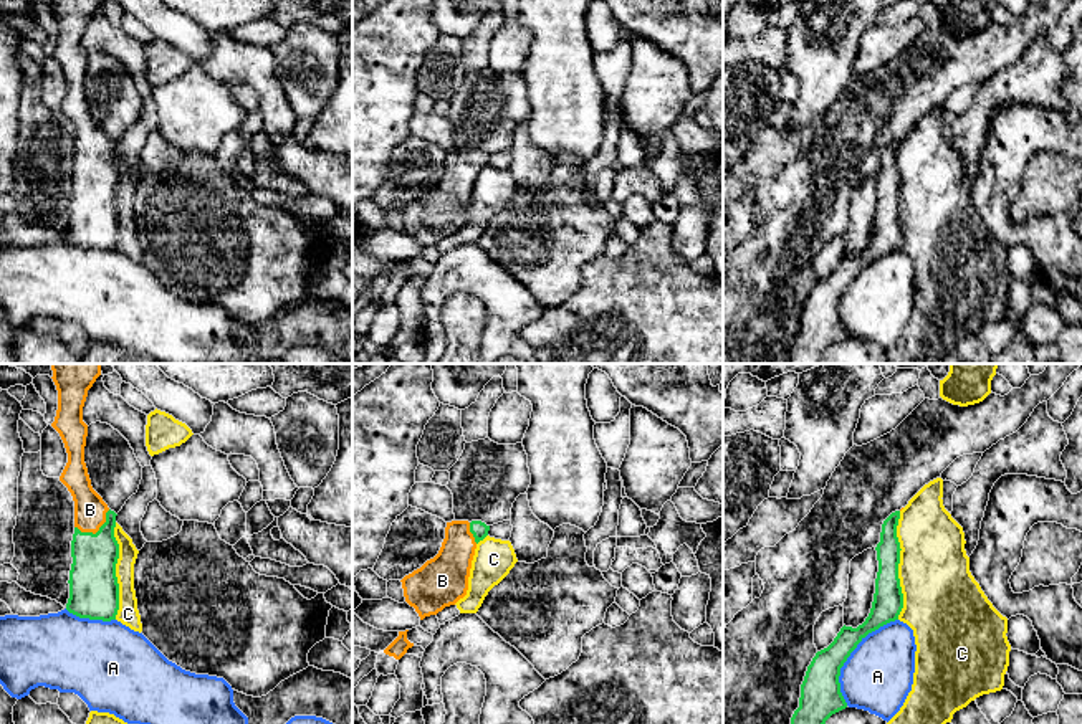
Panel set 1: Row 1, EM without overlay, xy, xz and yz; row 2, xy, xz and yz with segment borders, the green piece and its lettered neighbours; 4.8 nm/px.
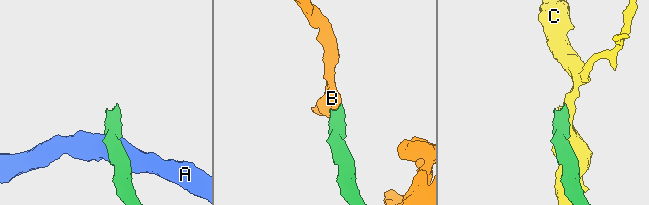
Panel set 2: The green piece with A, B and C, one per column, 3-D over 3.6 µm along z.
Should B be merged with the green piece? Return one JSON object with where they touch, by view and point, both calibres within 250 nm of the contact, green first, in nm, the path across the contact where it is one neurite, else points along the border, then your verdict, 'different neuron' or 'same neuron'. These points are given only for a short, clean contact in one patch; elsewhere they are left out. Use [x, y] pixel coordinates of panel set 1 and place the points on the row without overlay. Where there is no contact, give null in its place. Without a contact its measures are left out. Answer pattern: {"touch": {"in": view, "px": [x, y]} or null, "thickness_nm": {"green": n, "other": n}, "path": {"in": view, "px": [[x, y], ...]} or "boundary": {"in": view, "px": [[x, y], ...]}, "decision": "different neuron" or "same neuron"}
{"touch": {"in": "xy", "px": [98, 161]}, "thickness_nm": {"green": 240, "other": 160}, "path": {"in": "xy", "px": [[93, 212], [98, 161], [90, 139]]}, "decision": "same neuron"}

